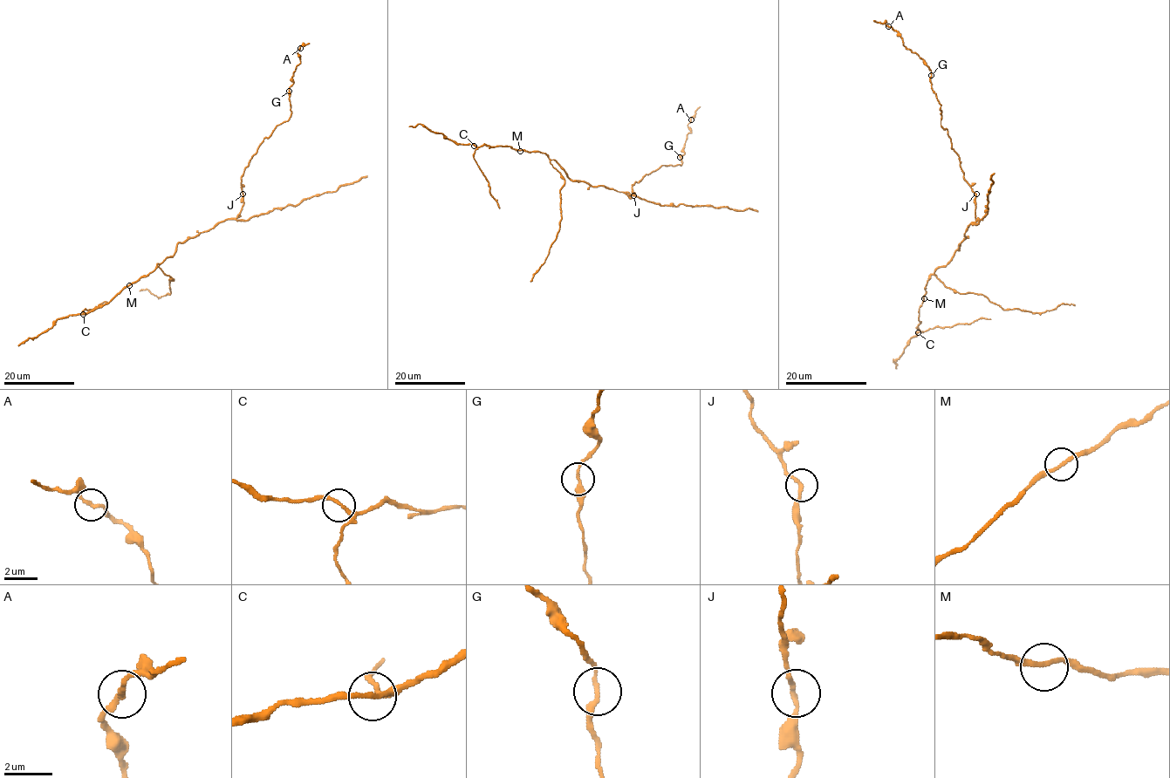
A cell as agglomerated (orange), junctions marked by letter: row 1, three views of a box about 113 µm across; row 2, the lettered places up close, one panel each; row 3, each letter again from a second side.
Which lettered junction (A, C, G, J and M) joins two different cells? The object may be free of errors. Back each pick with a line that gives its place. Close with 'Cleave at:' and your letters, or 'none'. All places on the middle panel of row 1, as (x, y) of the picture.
Cleave at: none

